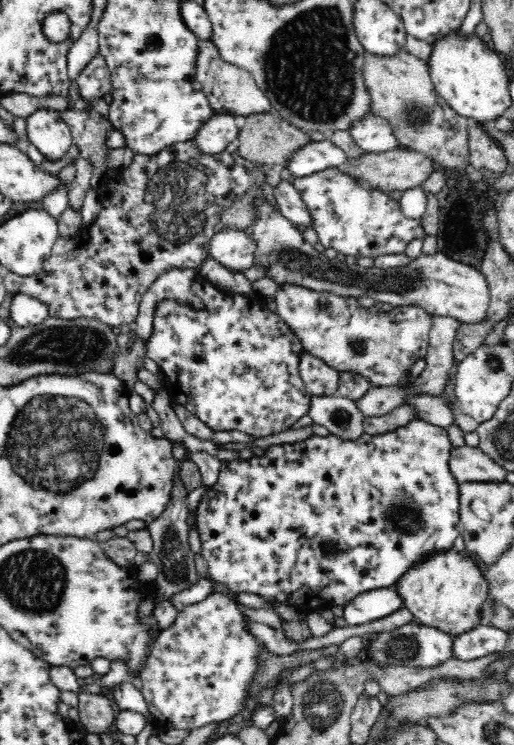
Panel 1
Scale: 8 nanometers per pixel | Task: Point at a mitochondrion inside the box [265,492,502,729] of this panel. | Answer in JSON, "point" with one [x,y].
{"point":[402,646]}

